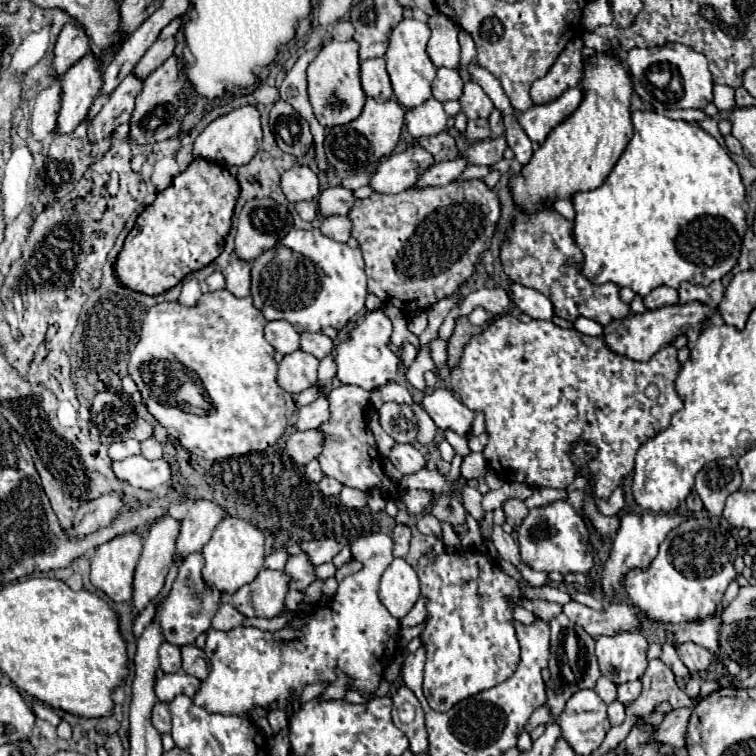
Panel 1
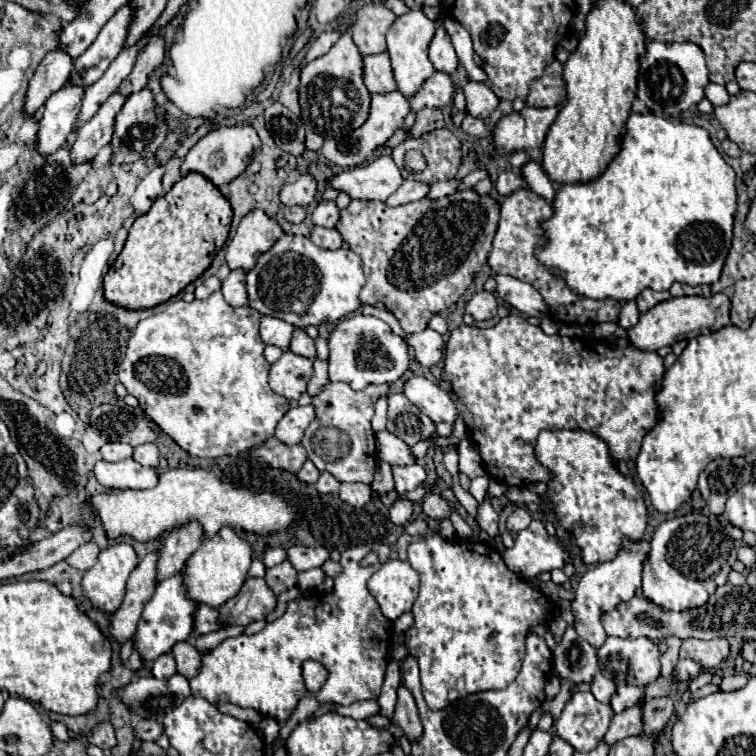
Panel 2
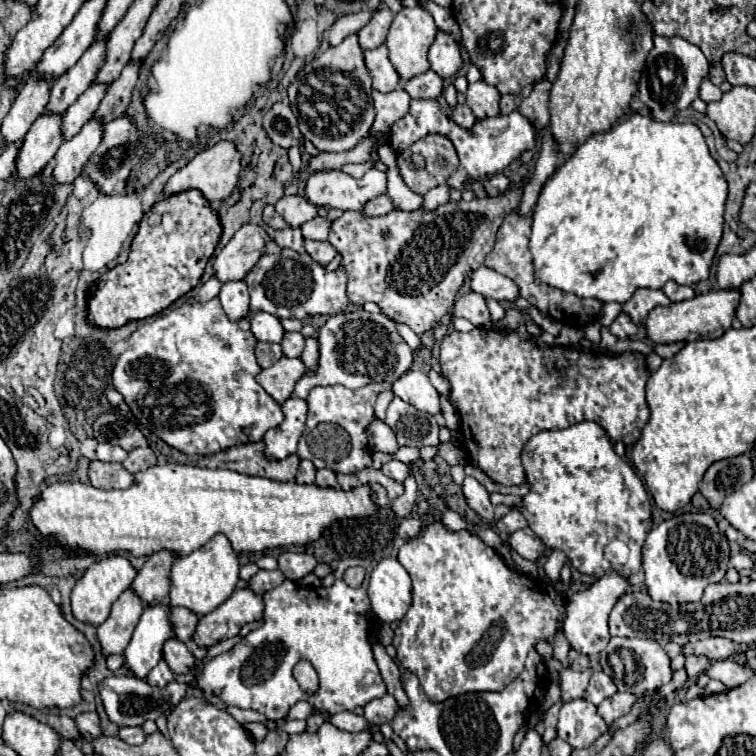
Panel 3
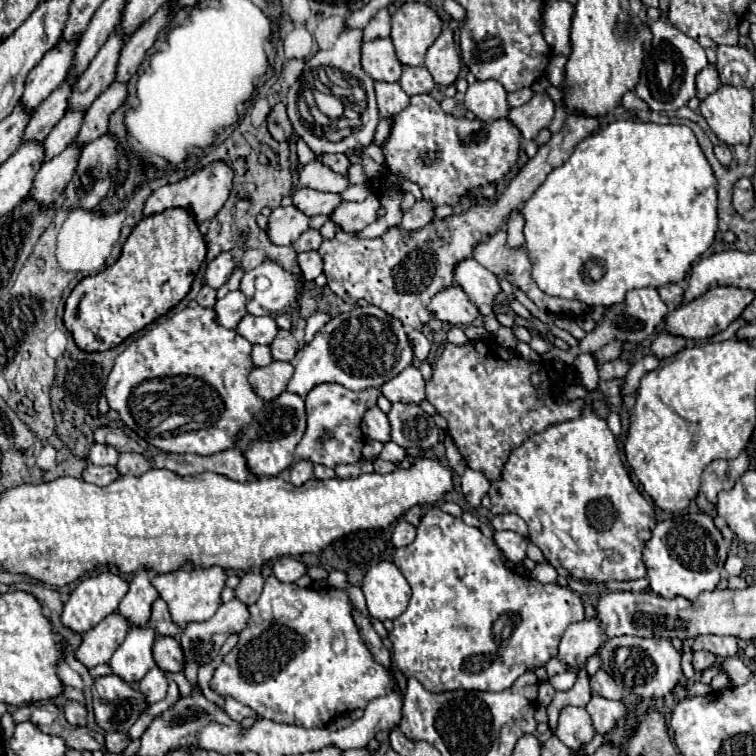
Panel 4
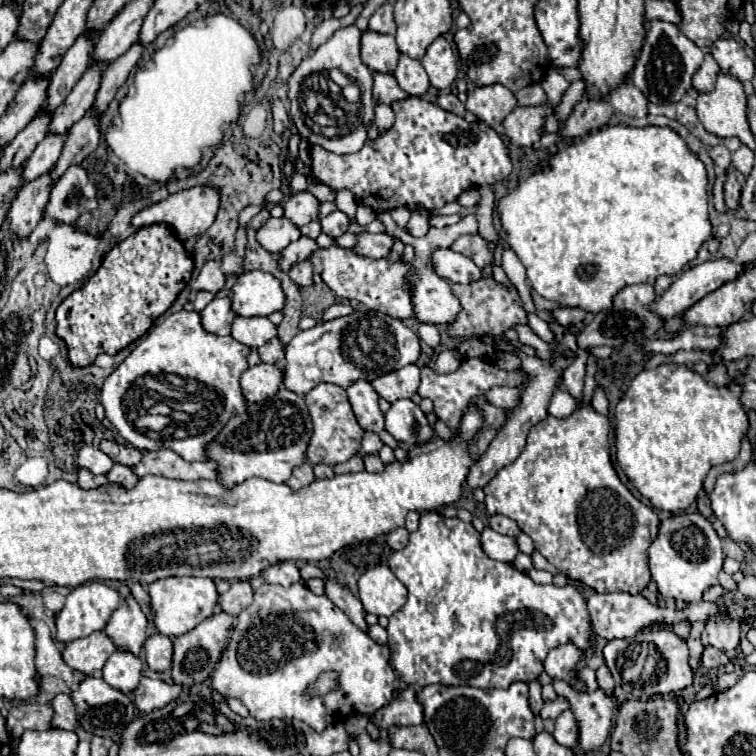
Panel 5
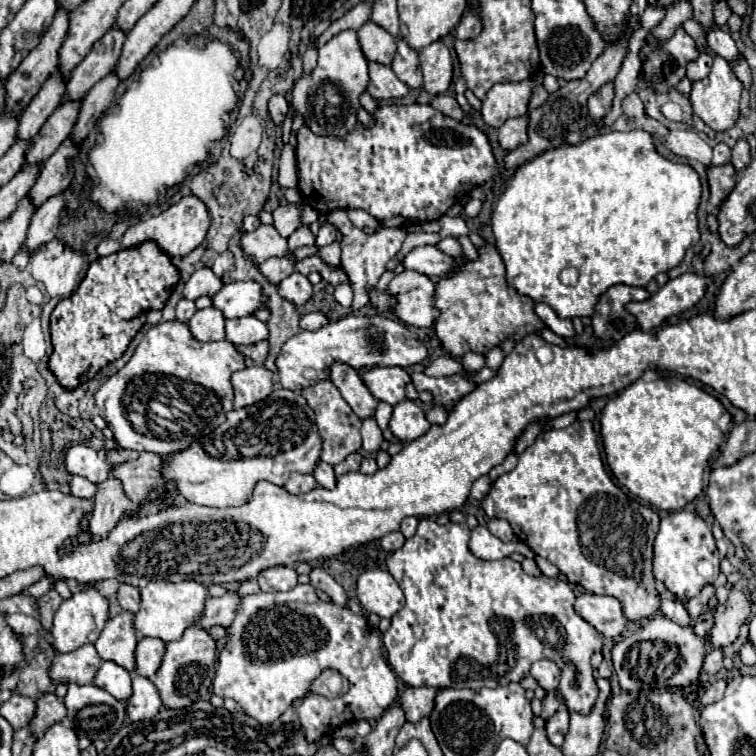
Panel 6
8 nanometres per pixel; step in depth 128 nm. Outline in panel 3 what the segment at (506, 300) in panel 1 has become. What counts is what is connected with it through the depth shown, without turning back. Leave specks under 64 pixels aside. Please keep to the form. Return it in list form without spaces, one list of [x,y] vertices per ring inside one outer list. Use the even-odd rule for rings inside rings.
[[[466,292],[456,298],[452,308],[454,318],[466,318],[476,328],[490,328],[490,312],[486,308],[486,300],[476,292]]]

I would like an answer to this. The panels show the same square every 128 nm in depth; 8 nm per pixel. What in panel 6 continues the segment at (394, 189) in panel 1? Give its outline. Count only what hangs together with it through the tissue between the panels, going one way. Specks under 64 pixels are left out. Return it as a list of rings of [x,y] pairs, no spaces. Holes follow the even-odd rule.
[[[294,204],[278,206],[272,212],[272,216],[274,216],[274,228],[282,238],[288,238],[300,226],[300,212],[298,212],[298,206]]]

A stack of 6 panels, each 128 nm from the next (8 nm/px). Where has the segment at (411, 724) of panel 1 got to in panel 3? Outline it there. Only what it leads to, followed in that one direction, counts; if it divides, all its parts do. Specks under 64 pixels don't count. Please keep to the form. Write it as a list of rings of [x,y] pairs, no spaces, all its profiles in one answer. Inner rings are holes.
[[[372,640],[372,652],[374,652],[374,660],[376,660],[378,668],[380,668],[380,674],[382,674],[384,682],[386,682],[388,692],[396,698],[396,702],[398,702],[400,706],[408,704],[406,692],[404,692],[402,682],[400,682],[400,670],[398,670],[398,666],[394,664],[394,660],[386,654],[384,646],[382,646],[382,644],[376,644],[374,640]]]

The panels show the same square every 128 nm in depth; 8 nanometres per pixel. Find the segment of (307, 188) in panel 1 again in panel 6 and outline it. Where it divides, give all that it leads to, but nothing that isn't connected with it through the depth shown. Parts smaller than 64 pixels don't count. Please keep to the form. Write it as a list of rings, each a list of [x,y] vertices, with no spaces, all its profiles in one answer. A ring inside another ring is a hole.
[[[258,226],[254,232],[242,234],[240,248],[252,260],[254,266],[262,264],[268,258],[274,258],[274,256],[280,258],[288,254],[286,238],[282,238],[274,226]]]

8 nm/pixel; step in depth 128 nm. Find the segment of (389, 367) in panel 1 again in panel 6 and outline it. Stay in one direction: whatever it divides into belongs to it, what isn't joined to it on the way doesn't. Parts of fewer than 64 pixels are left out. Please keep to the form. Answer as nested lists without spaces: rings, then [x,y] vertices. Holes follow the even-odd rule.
[[[350,314],[336,322],[330,322],[328,326],[316,332],[302,330],[290,340],[286,340],[286,344],[280,348],[280,354],[276,358],[276,368],[278,368],[282,388],[302,390],[304,386],[326,380],[328,364],[332,360],[340,360],[358,370],[358,368],[370,368],[370,366],[408,368],[422,362],[424,358],[426,358],[426,346],[416,338],[414,332],[410,332],[404,324],[400,324],[400,320],[384,318],[380,314],[374,314],[374,316]]]

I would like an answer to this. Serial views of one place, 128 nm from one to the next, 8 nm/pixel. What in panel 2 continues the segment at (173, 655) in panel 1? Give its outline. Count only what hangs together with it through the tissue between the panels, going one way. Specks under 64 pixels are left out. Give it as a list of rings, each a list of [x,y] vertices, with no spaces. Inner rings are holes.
[[[170,652],[164,656],[158,656],[158,660],[152,664],[152,676],[158,680],[166,680],[174,674],[176,674],[176,662]]]

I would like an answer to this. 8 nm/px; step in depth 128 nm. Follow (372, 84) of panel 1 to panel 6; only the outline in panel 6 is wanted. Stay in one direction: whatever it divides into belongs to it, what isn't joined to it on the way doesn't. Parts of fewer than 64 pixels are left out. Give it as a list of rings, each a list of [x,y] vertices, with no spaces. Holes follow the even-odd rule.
[[[368,20],[360,30],[358,30],[358,40],[362,46],[362,52],[368,60],[372,62],[380,62],[390,66],[392,56],[396,52],[396,38],[386,32],[382,26],[378,26],[376,22]]]

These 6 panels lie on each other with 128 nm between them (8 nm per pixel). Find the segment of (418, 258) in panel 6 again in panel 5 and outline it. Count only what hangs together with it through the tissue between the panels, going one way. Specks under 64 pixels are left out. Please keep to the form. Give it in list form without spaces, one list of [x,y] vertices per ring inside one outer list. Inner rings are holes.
[[[414,211],[409,219],[406,228],[413,237],[423,237],[427,234],[430,226],[429,219],[420,211]],[[436,248],[430,254],[430,264],[434,272],[448,280],[448,282],[458,282],[458,284],[468,284],[472,280],[482,278],[482,270],[464,254],[452,252],[450,248]]]

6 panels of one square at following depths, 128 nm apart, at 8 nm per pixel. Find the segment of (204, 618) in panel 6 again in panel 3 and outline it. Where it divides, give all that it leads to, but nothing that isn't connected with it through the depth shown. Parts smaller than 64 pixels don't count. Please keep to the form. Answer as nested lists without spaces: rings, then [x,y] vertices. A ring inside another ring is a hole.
[[[258,570],[258,572],[248,580],[248,588],[250,588],[254,594],[262,596],[264,592],[272,590],[272,588],[274,588],[276,584],[280,584],[282,580],[284,580],[284,576],[282,576],[280,570],[272,570],[272,572],[268,572],[268,570]]]

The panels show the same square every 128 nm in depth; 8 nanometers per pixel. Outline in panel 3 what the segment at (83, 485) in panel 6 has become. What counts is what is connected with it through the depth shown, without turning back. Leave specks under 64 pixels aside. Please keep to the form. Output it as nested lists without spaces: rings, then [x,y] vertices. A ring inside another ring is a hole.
[[[90,462],[90,484],[94,488],[128,488],[132,484],[132,474],[122,464],[110,462]]]

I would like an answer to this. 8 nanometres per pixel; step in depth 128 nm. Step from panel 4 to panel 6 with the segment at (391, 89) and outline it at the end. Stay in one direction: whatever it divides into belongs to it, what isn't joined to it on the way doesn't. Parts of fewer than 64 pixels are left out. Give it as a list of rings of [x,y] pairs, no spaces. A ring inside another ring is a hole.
[[[370,62],[368,64],[370,72],[370,82],[368,82],[368,92],[376,100],[386,100],[386,98],[402,98],[410,92],[410,88],[392,72],[390,66]]]

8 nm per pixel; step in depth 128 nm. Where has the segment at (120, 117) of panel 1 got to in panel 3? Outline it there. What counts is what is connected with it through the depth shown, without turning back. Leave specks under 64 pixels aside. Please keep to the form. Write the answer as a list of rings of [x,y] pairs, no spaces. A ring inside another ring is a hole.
[[[90,120],[72,140],[62,142],[54,156],[52,168],[52,178],[58,184],[72,184],[80,176],[82,166],[102,140],[102,128],[104,124],[96,124],[96,120]]]

